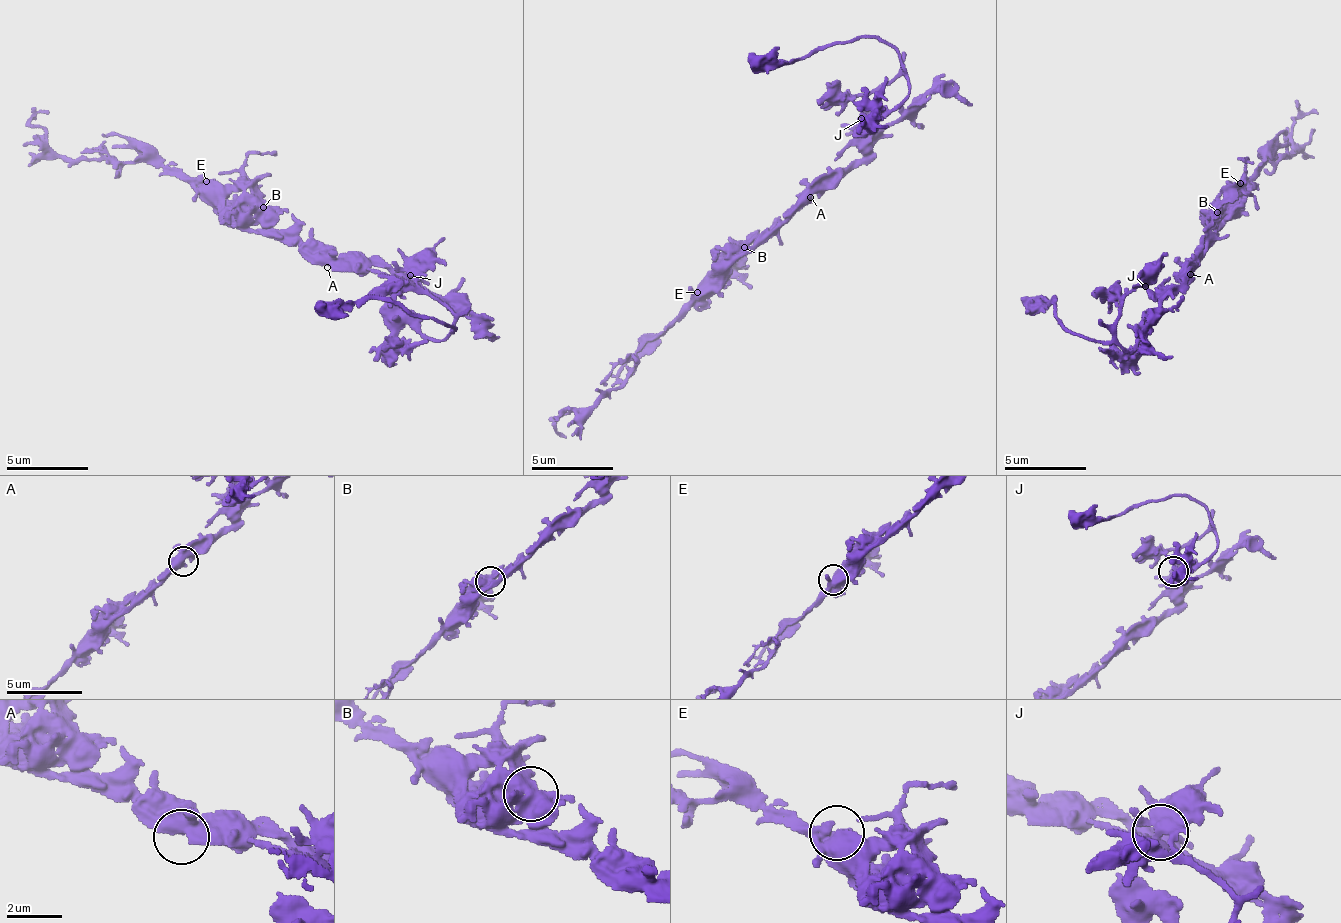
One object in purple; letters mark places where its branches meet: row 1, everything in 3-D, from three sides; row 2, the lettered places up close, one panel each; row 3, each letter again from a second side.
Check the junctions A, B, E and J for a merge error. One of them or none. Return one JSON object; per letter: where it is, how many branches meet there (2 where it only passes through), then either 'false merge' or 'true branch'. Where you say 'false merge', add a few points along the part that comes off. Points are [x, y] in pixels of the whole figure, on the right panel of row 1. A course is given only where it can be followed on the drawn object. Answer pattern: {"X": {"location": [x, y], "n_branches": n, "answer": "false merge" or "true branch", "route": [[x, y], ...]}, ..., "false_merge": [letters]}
{"A": {"location": [1190, 274], "n_branches": 3, "answer": "true branch"}, "B": {"location": [1217, 212], "n_branches": 4, "answer": "true branch"}, "E": {"location": [1240, 183], "n_branches": 4, "answer": "true branch"}, "J": {"location": [1145, 286], "n_branches": 5, "answer": "false merge", "route": [[1143, 285], [1125, 298], [1110, 338], [1088, 342], [1057, 323], [1054, 299], [1021, 298]]}, "false_merge": ["J"]}

